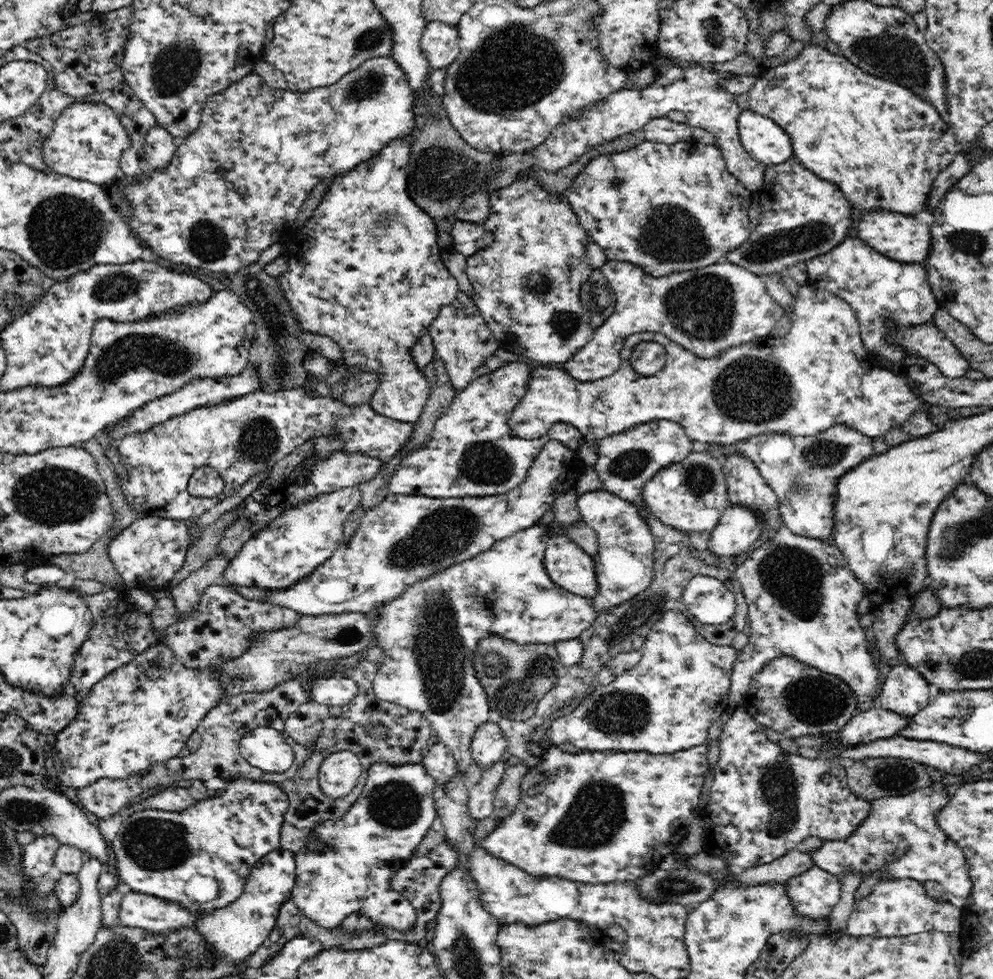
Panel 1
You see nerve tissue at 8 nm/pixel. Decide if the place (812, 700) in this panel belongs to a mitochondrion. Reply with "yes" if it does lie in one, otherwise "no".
yes

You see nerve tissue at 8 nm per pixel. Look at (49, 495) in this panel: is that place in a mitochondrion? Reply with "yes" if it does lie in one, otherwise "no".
yes

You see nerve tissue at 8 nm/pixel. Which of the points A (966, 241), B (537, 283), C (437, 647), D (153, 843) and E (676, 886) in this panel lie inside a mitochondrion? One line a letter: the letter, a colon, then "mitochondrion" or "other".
A: mitochondrion
B: mitochondrion
C: mitochondrion
D: mitochondrion
E: mitochondrion

